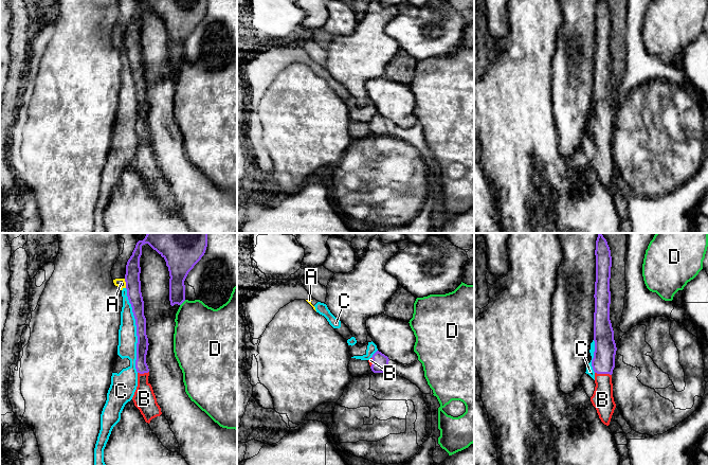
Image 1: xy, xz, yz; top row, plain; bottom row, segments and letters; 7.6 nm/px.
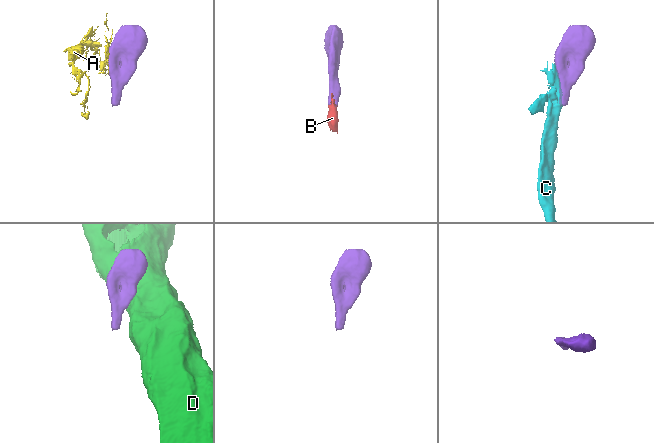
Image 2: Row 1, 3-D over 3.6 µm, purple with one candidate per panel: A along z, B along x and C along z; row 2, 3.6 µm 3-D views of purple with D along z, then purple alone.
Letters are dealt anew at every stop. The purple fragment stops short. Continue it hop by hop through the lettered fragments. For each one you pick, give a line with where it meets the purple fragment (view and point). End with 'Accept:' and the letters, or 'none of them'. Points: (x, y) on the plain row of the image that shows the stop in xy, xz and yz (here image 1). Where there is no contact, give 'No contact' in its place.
B: Touches purple at yz (603, 136)
Accept: B

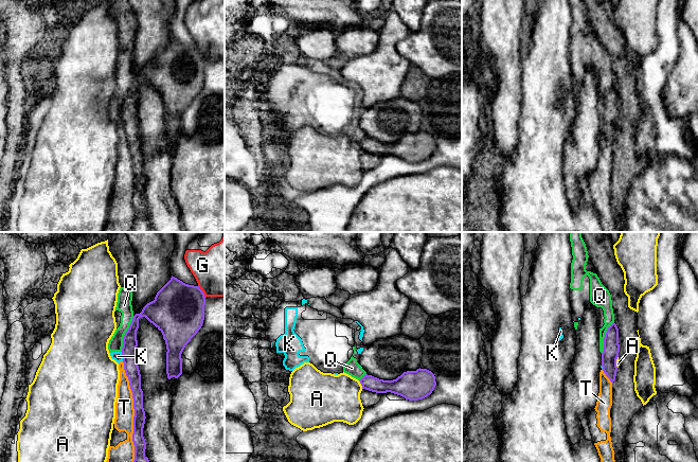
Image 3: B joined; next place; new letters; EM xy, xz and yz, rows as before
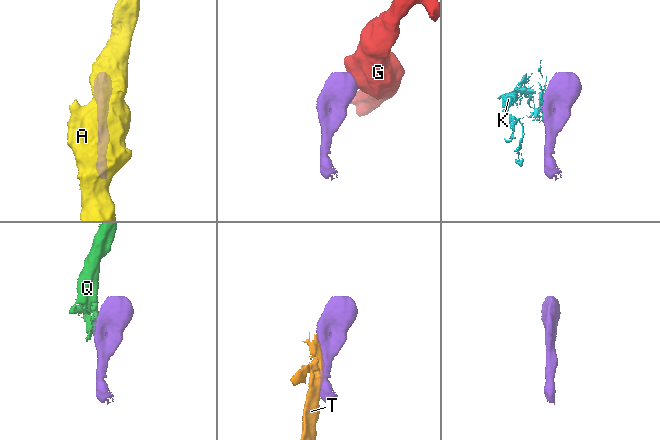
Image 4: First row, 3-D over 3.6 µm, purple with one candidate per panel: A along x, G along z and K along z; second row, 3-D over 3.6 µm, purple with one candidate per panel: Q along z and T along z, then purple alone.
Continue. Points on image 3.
Accept: none of them

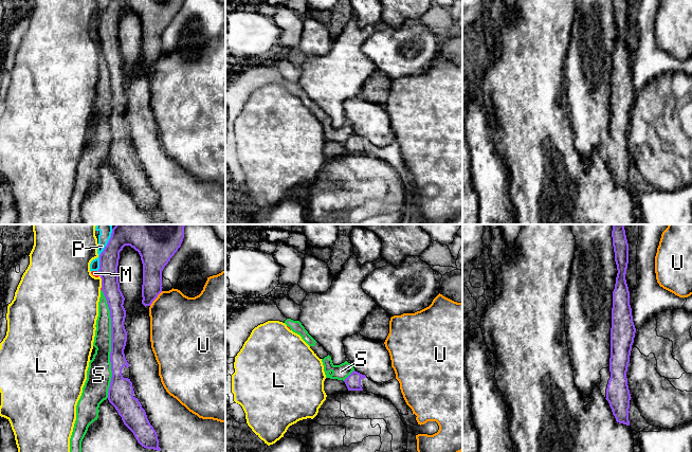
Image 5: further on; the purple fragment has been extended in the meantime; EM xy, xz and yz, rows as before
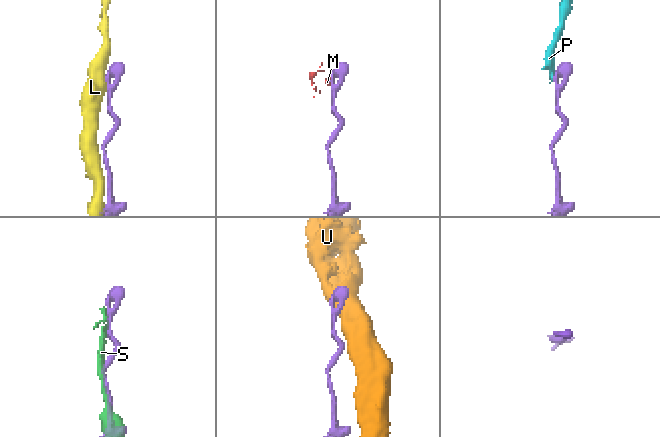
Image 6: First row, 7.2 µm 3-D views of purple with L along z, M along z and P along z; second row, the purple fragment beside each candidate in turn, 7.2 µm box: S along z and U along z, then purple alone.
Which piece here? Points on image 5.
Accept: none of them

